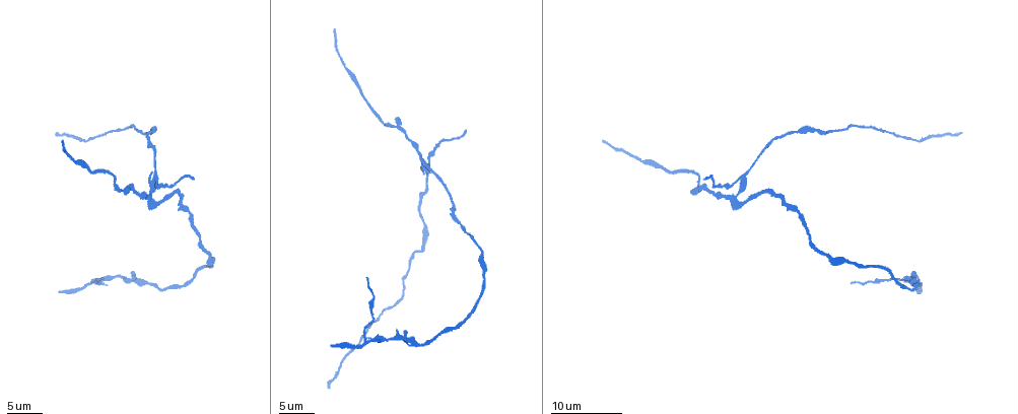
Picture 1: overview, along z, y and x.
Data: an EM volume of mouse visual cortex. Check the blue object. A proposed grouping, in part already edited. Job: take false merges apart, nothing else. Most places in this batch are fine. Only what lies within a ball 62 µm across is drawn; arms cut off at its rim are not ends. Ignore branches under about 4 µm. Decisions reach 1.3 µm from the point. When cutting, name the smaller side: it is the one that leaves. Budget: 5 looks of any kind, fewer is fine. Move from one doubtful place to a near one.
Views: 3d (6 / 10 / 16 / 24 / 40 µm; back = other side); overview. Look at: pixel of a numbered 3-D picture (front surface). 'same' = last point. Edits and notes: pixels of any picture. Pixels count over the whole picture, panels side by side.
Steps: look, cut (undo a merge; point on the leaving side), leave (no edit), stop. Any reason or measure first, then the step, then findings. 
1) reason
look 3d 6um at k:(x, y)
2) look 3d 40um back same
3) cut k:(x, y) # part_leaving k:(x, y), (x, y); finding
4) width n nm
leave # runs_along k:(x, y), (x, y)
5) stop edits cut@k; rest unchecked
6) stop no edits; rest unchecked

calibre changes
look 3d 10um at 1:(118, 189)

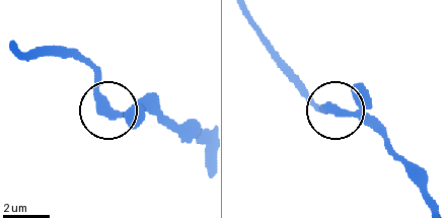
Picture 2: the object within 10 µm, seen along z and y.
leave # continuous, no second cell

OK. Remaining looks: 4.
small branch off a trunk
look 3d 6um at 1:(733, 197)

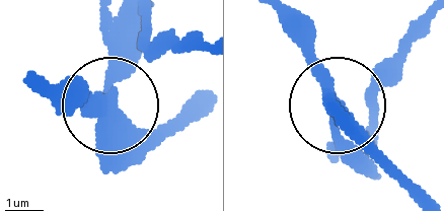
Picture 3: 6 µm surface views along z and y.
arms 3
cut 3:(120, 71) # part_leaving 3:(109, 99), (113, 15); two cells meet here

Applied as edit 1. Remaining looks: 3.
look overview

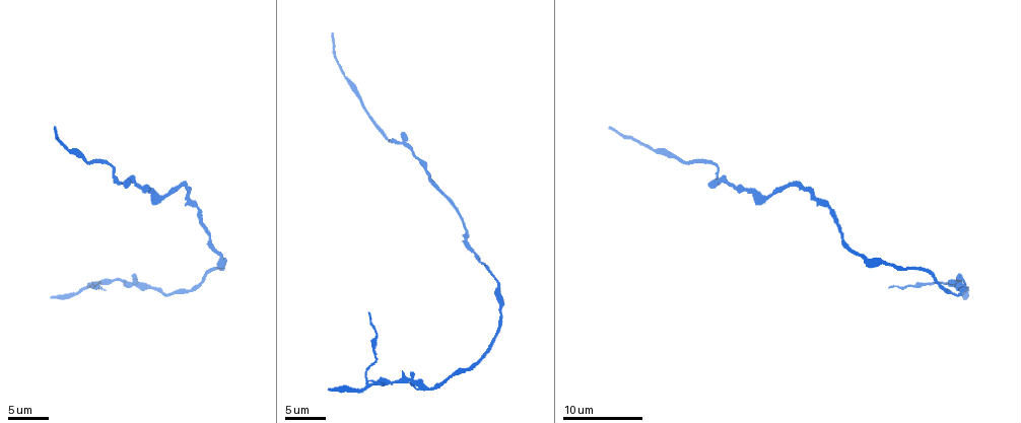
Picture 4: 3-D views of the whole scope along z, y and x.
look 3d 6um at 4:(367, 383)

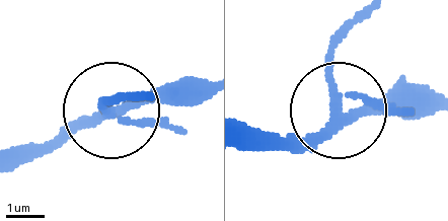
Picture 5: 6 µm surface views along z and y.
arms 3
cut 5:(330, 61) # part_leaving 5:(338, 118), (328, 53), (358, 14); a second cell is stuck on

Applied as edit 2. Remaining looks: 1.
stop edits cut@3, cut@5; rest unchecked

